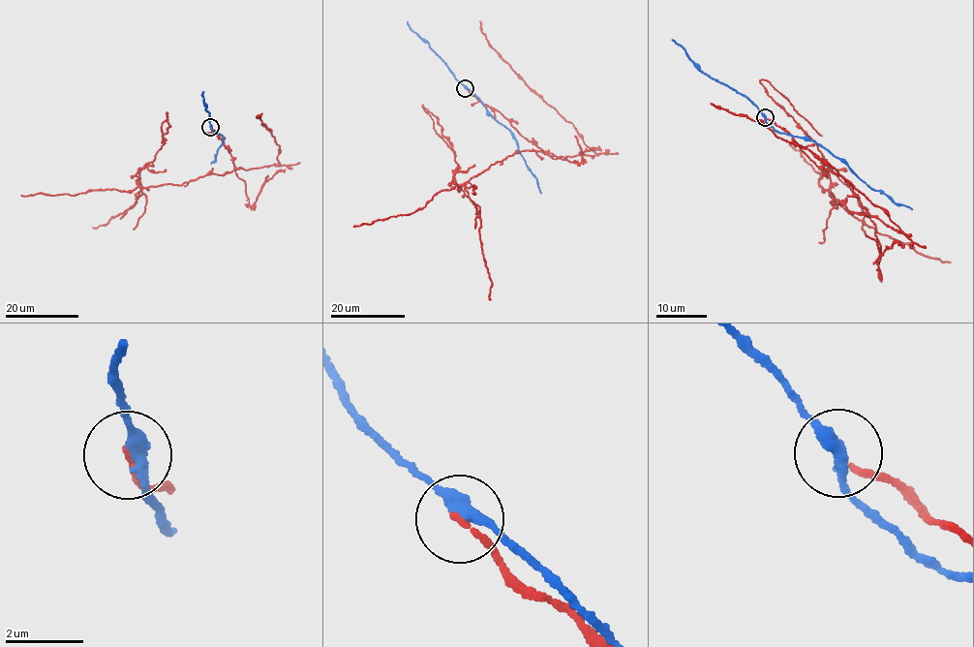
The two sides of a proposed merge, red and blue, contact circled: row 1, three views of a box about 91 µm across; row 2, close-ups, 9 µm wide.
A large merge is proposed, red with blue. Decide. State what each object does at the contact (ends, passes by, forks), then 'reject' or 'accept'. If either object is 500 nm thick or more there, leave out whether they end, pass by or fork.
red ends; blue passes by; reject

